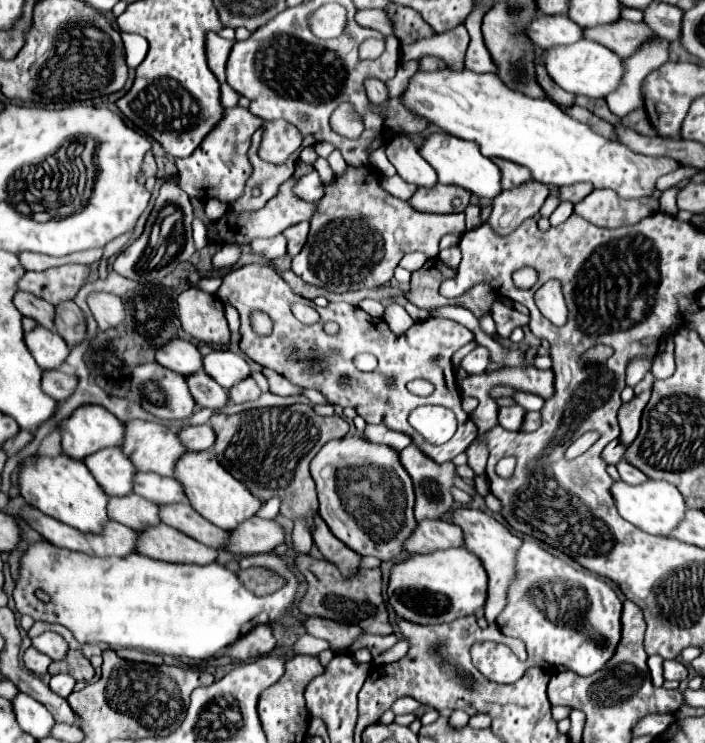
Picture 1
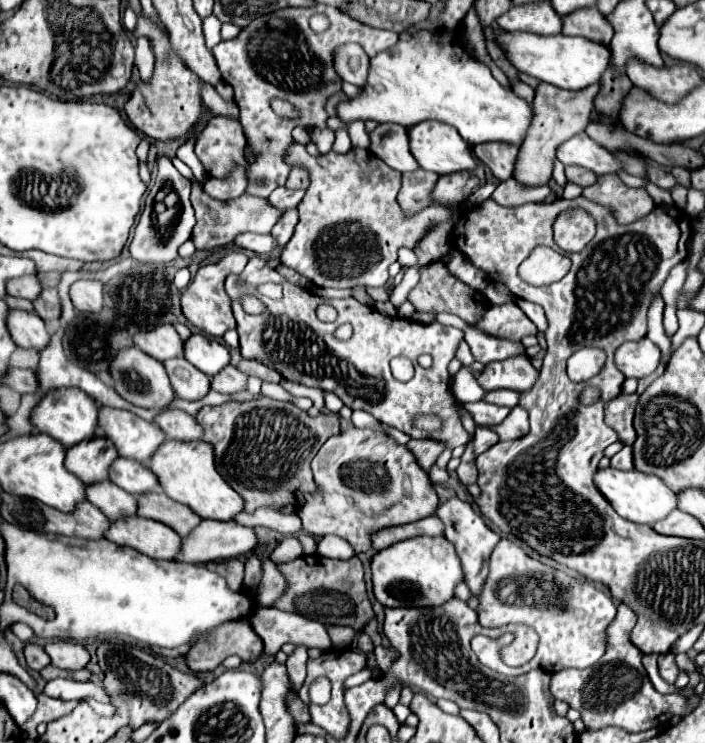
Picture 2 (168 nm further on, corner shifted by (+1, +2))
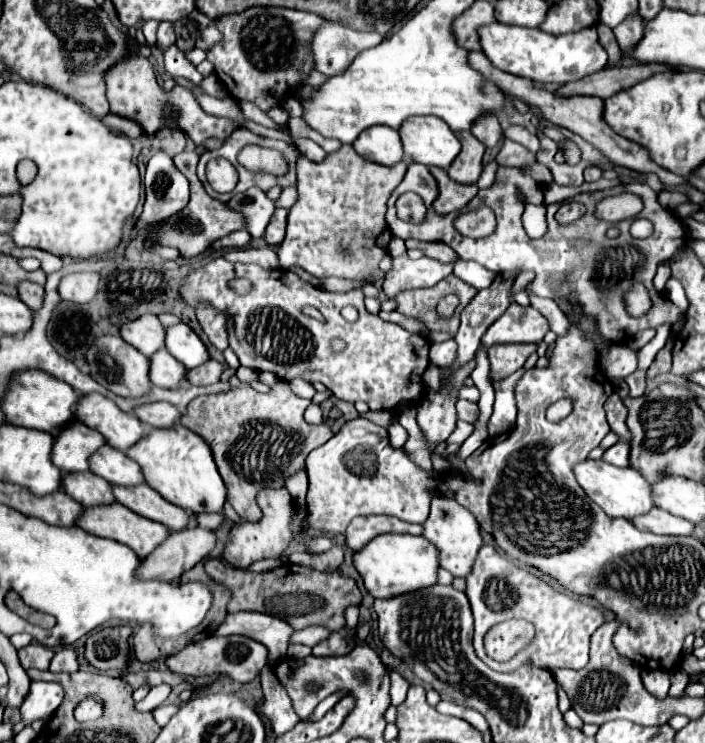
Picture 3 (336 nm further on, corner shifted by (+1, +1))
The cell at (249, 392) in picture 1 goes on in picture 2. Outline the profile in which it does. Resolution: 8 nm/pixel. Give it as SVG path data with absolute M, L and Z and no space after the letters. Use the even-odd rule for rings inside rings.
M233 365L225 367L225 371L221 371L221 373L217 373L217 375L211 377L211 389L219 391L219 393L245 391L245 383L247 383L245 373L241 373Z

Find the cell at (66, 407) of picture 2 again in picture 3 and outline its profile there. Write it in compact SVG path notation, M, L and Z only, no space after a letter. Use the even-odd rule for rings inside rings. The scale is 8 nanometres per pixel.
M17 372L17 376L11 380L9 392L3 398L3 412L9 424L43 430L57 438L59 432L75 420L79 400L81 394L77 394L63 380L57 380L45 372Z

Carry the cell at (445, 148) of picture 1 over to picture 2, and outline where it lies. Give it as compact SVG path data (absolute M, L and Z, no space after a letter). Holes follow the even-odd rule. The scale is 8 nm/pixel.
M429 121L429 123L419 123L407 129L409 135L409 143L411 143L411 153L417 159L419 167L433 171L437 175L445 175L445 173L455 173L455 171L471 171L475 169L475 157L471 147L461 139L461 135L457 133L455 127L449 127L447 123L437 123L437 121Z

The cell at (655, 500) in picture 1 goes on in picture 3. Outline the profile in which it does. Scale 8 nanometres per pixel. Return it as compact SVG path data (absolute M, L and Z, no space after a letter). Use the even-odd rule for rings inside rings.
M585 460L577 464L573 470L577 476L577 482L583 486L587 496L597 502L607 516L617 516L617 518L627 518L633 520L635 516L647 514L655 504L653 504L653 484L643 478L643 474L635 468L617 468L613 464L607 464L603 460Z

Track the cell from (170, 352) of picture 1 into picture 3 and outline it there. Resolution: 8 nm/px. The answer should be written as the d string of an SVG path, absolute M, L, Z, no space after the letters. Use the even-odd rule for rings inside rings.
M145 314L125 324L125 328L121 328L121 338L145 356L153 356L157 350L165 348L165 326L155 314Z

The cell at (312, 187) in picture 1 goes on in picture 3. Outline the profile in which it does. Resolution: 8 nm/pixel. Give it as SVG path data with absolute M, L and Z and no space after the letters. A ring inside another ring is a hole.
M249 188L243 194L235 194L229 200L231 208L237 208L239 212L245 212L247 218L247 230L253 238L261 238L273 212L275 212L275 200L271 200L261 188Z

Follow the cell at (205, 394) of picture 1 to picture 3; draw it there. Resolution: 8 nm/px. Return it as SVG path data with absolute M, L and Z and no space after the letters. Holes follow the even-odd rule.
M161 350L157 352L157 356L151 356L149 376L155 386L177 390L187 376L187 368L181 362L177 362L167 350Z

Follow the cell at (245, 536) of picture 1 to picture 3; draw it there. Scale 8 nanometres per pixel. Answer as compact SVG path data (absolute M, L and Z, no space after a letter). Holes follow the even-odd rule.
M193 526L181 532L173 532L165 544L157 546L157 550L141 562L141 576L179 580L183 572L205 560L215 544L217 536L209 528Z

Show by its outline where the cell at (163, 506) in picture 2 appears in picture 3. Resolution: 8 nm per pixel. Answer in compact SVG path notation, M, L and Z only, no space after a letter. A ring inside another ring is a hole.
M141 484L141 488L113 486L113 492L123 506L137 512L139 516L165 524L169 530L183 530L189 524L189 514L183 508L167 502L147 484Z

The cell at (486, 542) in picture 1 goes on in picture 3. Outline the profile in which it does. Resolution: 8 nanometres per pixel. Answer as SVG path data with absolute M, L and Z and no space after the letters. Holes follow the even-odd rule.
M435 498L431 502L431 514L425 520L423 528L425 528L423 536L429 542L433 542L441 552L441 568L449 570L455 578L457 576L465 578L473 568L473 560L477 558L479 548L483 546L481 528L477 520L467 512L467 508L457 504L453 498Z

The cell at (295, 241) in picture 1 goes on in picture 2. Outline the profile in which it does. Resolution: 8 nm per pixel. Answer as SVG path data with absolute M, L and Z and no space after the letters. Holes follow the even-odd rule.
M287 209L285 215L281 215L281 219L277 221L277 227L273 227L271 235L273 235L273 239L275 239L275 243L279 247L283 247L291 239L291 235L295 231L295 225L297 225L297 219L299 219L297 211L295 209Z

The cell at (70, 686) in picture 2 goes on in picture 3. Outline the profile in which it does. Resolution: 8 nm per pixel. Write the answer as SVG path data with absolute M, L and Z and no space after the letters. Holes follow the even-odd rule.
M31 682L29 694L21 706L21 718L25 722L35 722L55 712L63 702L65 690L57 682Z

